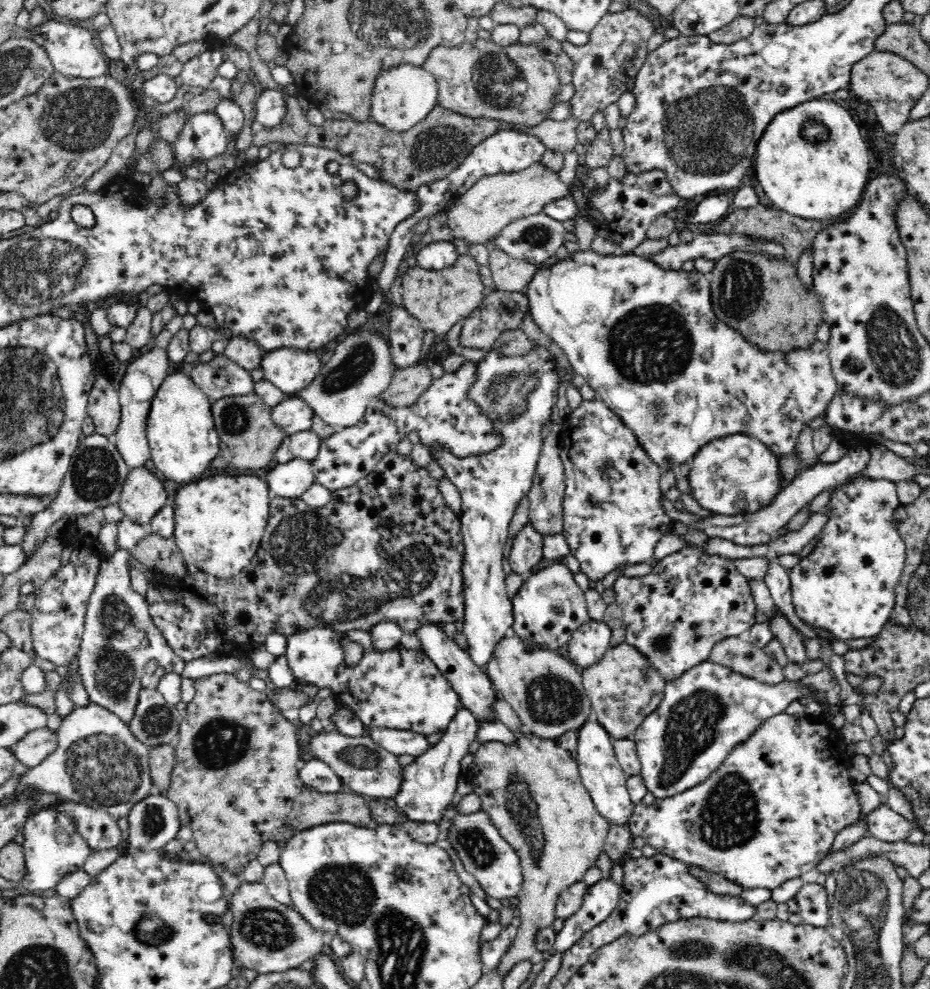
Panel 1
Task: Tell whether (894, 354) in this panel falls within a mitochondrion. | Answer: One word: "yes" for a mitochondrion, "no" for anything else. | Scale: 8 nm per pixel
yes

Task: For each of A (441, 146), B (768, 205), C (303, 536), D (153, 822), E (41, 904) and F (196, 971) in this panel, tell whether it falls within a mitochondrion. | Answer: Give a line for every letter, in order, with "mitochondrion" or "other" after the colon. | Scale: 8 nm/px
A: mitochondrion
B: other
C: mitochondrion
D: mitochondrion
E: other
F: other

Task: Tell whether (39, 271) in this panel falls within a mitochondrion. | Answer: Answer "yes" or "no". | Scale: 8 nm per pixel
yes

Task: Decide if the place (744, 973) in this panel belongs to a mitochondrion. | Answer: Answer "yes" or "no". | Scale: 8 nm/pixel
yes

